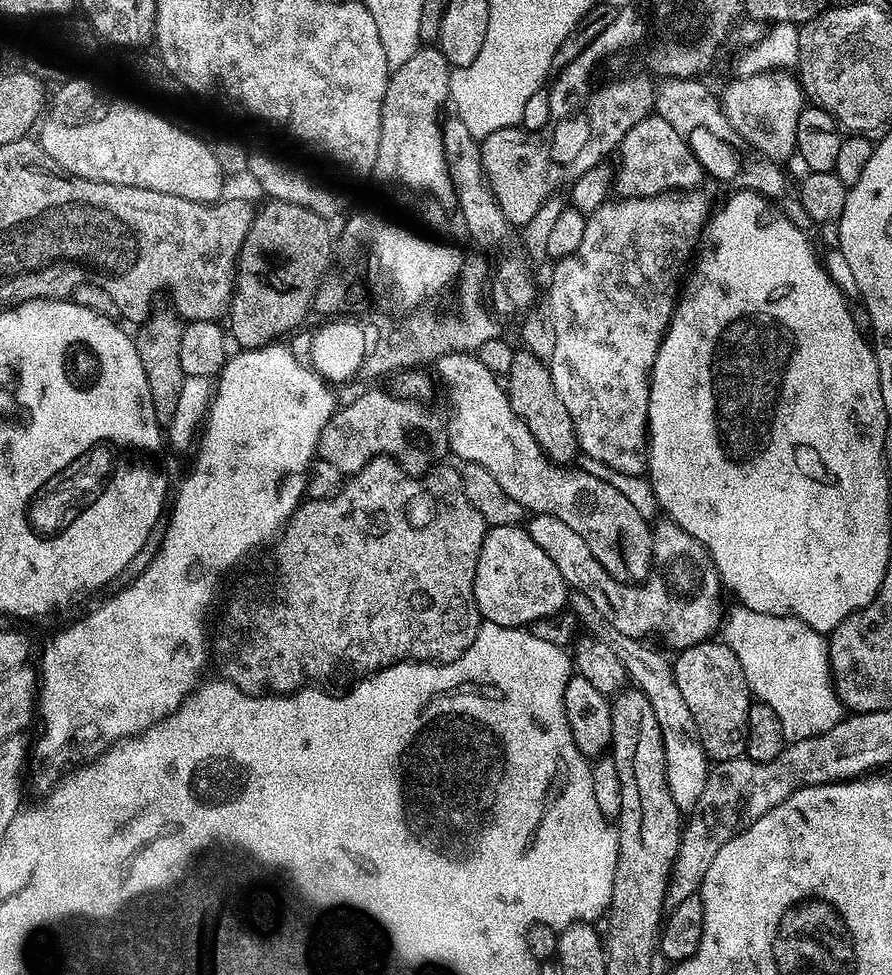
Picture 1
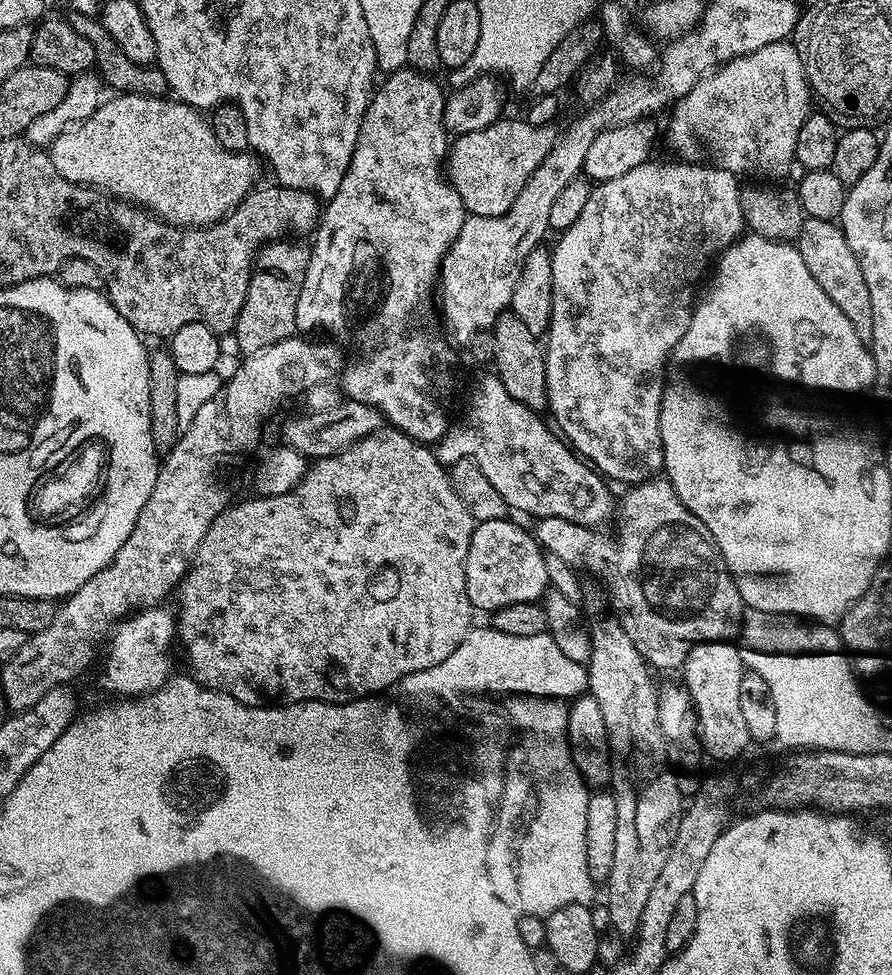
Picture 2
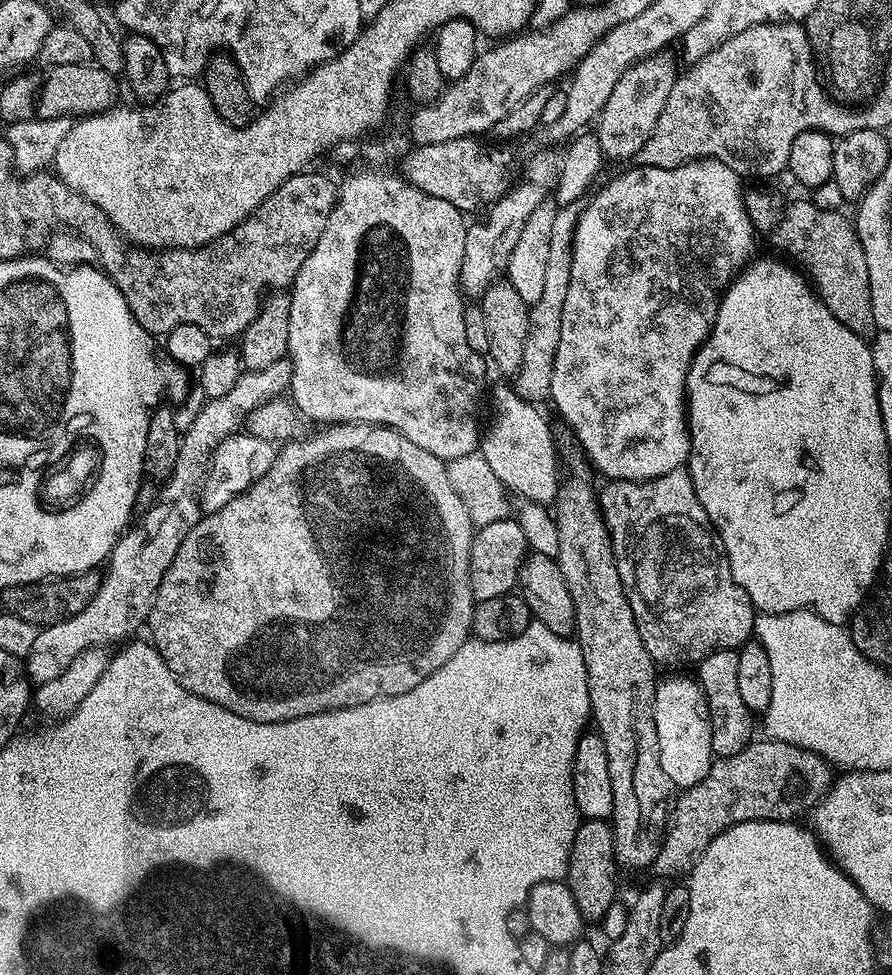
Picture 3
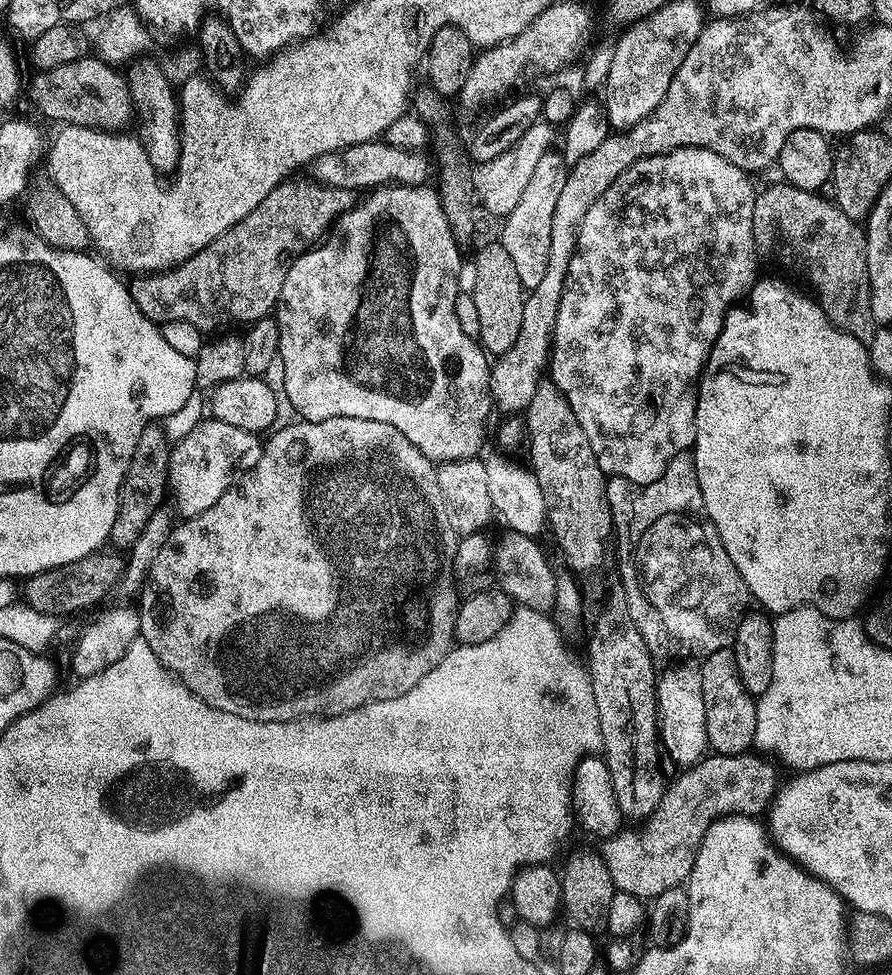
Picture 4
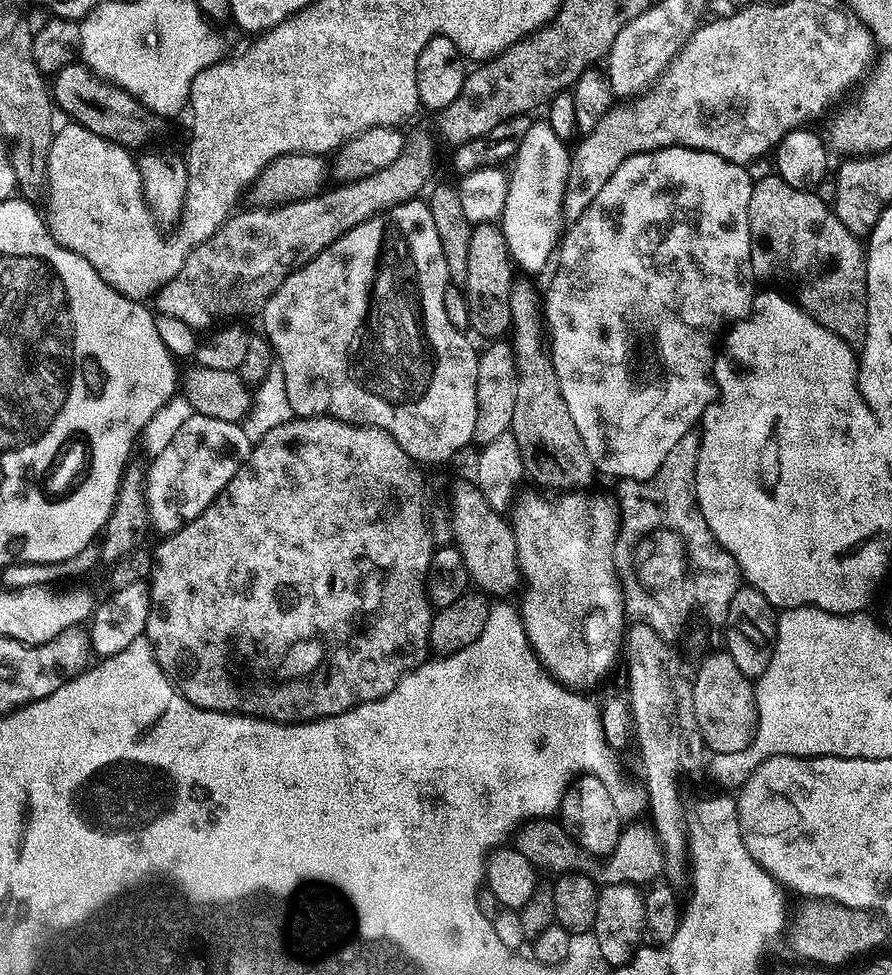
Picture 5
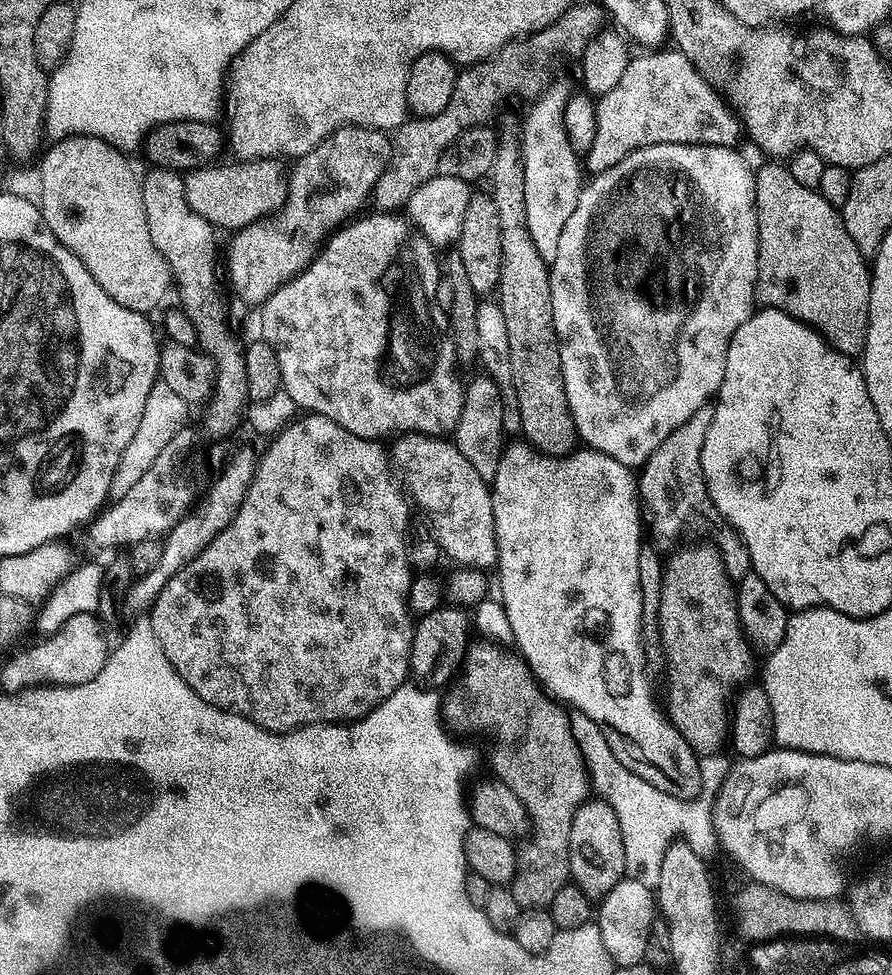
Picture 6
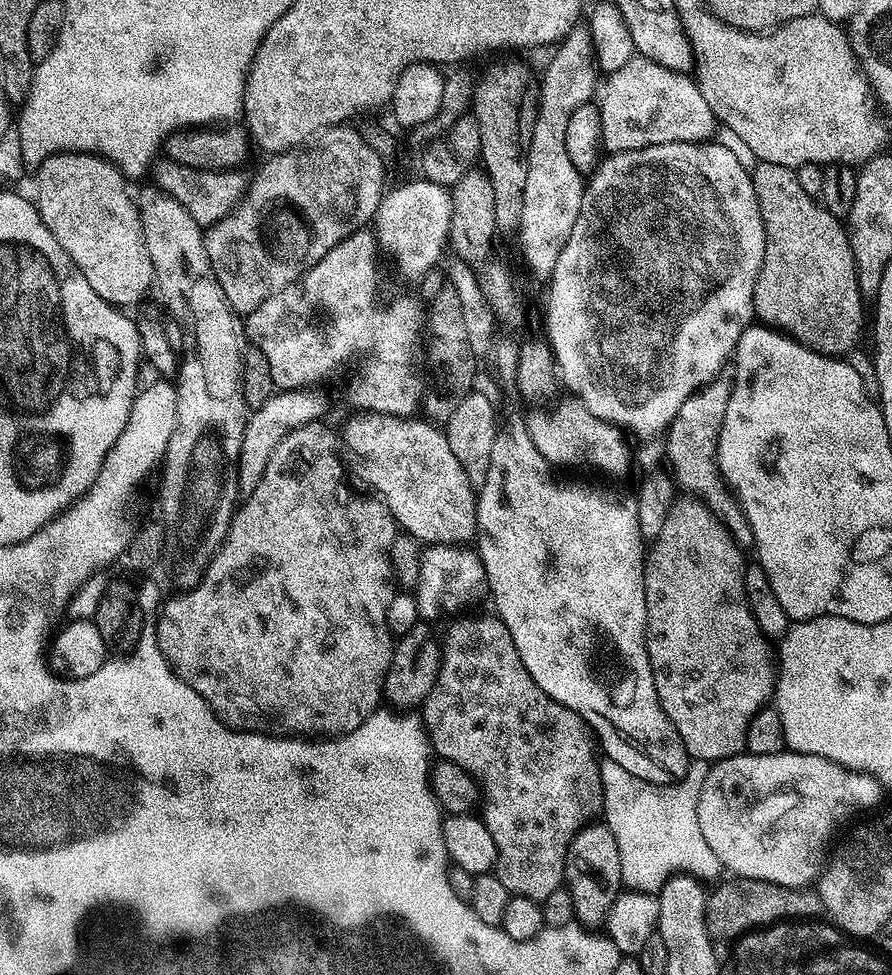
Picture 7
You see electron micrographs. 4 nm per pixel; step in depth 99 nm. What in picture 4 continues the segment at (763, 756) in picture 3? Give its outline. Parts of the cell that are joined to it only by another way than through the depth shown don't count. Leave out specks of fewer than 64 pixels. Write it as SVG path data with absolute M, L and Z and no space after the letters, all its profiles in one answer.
M708 754L685 767L681 771L684 773L665 787L660 807L639 825L640 832L632 832L625 838L624 852L616 848L607 853L610 878L617 889L651 902L662 890L681 887L693 875L700 843L713 821L721 816L756 818L769 807L778 787L777 765L764 760L767 759L756 754Z

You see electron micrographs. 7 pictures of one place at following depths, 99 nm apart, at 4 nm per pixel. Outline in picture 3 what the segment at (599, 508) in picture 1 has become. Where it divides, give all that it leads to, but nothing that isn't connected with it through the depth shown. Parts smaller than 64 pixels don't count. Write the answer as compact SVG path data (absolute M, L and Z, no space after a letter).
M500 386L494 392L494 414L490 426L481 437L480 453L486 458L495 476L507 491L516 492L521 499L532 503L548 504L555 501L562 483L552 432L547 420L531 401L526 401L511 386Z

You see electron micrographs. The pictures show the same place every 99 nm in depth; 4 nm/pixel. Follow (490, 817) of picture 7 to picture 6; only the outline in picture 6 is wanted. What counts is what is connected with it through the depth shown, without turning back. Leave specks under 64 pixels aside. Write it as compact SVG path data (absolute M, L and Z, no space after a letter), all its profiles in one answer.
M484 642L484 645L468 650L459 673L460 681L458 676L449 704L447 701L446 712L447 715L449 712L450 715L456 716L460 724L469 724L472 728L492 728L493 734L496 735L492 768L500 775L497 776L499 783L505 784L519 798L522 806L526 806L528 819L531 821L530 839L523 845L524 849L519 849L516 876L510 885L514 902L518 902L521 910L547 909L554 902L554 894L558 894L558 890L562 890L562 886L570 880L568 839L572 815L580 803L589 799L589 777L585 772L583 757L576 746L576 740L572 737L570 718L565 709L555 699L546 695L519 655L511 656L510 653L490 644L493 643Z

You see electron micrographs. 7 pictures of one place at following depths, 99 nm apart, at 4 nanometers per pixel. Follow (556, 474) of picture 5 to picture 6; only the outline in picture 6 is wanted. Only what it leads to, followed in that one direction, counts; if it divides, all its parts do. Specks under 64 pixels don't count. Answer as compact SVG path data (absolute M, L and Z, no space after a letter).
M501 143L490 177L490 195L498 206L498 222L502 222L502 274L498 289L498 305L506 320L509 338L509 362L513 370L514 390L518 396L523 439L546 456L570 456L578 448L578 437L562 378L560 343L554 330L554 310L550 298L549 261L538 254L528 229L524 186L524 162L519 143Z

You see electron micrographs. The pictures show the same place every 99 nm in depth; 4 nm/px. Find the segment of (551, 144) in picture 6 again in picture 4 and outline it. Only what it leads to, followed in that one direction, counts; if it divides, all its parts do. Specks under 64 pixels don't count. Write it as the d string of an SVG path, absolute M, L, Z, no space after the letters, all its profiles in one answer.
M549 150L538 161L530 182L518 198L518 206L503 217L504 229L498 236L498 243L504 247L506 254L514 262L514 270L518 270L518 278L525 289L531 290L542 282L546 274L546 262L550 258L550 221L554 219L554 206L558 203L558 194L562 194L562 186L566 186L569 165L559 151Z

